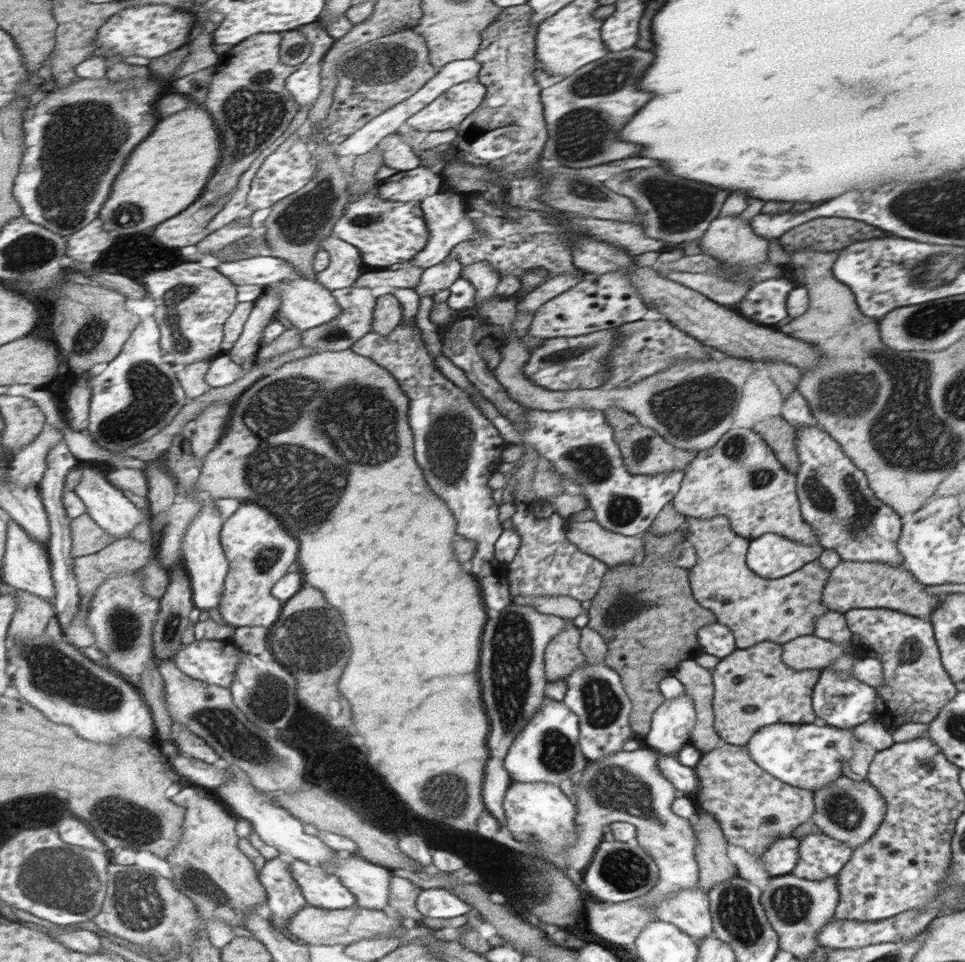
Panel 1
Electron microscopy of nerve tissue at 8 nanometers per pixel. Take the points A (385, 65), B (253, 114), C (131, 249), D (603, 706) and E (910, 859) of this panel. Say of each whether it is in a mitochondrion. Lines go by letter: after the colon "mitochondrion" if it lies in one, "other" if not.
A: mitochondrion
B: mitochondrion
C: mitochondrion
D: mitochondrion
E: other

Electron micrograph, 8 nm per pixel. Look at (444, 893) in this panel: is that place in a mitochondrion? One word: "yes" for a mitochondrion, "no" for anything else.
no

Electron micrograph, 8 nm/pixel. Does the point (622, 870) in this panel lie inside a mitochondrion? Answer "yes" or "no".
yes

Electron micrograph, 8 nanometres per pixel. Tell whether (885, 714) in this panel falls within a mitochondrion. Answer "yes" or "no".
no

